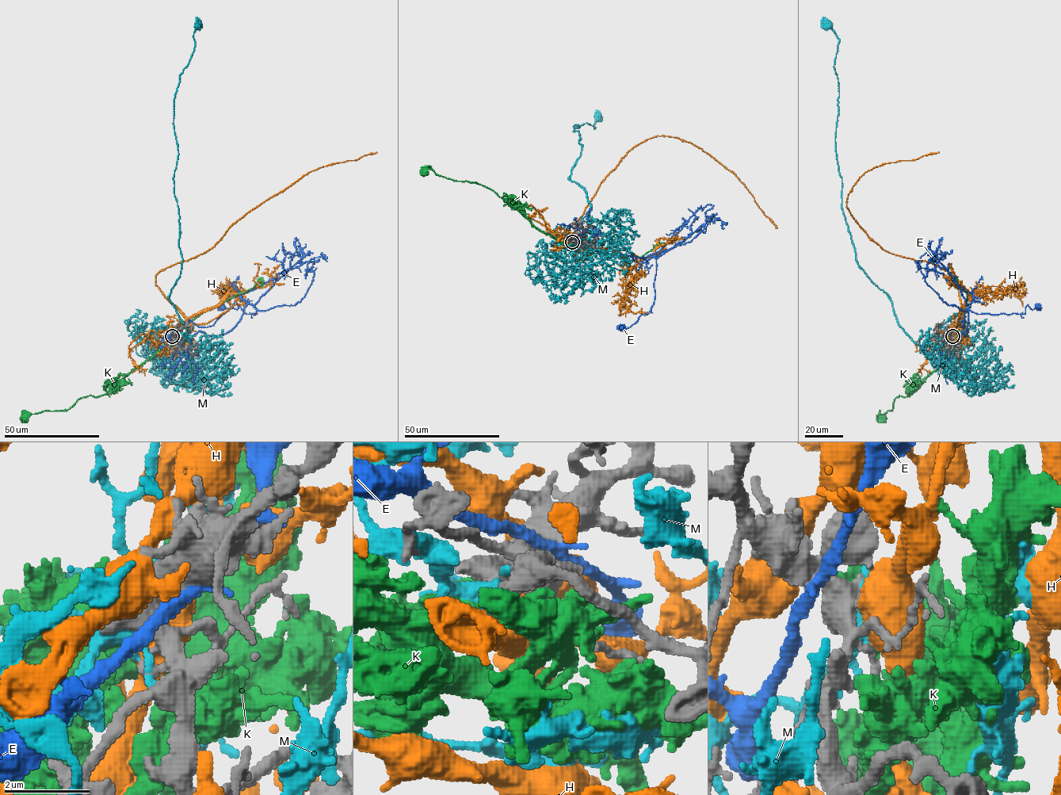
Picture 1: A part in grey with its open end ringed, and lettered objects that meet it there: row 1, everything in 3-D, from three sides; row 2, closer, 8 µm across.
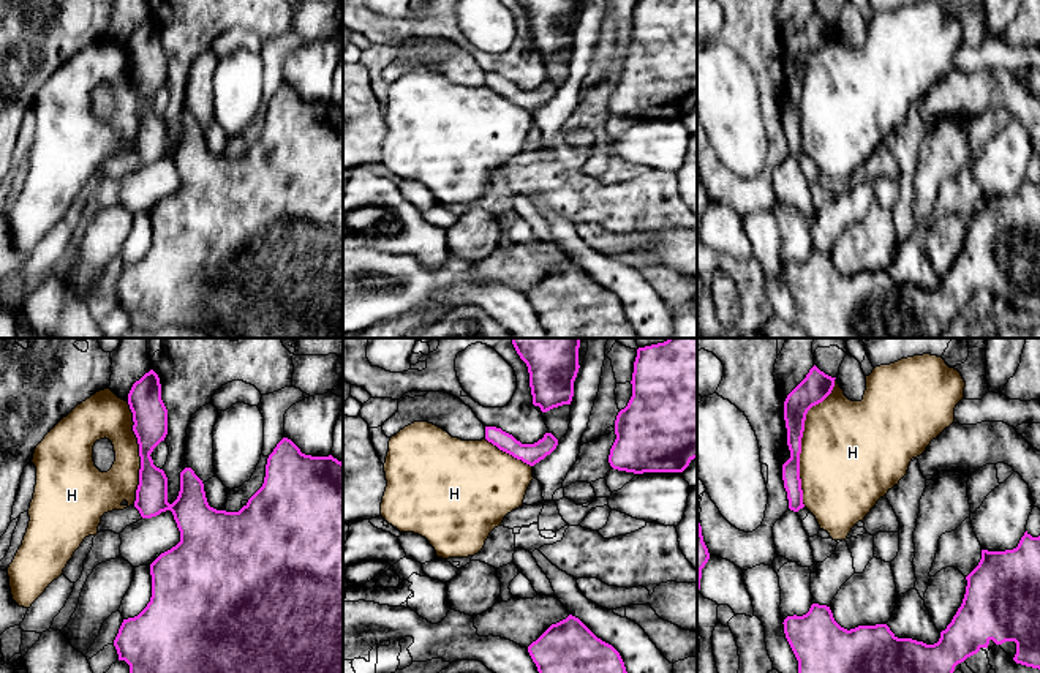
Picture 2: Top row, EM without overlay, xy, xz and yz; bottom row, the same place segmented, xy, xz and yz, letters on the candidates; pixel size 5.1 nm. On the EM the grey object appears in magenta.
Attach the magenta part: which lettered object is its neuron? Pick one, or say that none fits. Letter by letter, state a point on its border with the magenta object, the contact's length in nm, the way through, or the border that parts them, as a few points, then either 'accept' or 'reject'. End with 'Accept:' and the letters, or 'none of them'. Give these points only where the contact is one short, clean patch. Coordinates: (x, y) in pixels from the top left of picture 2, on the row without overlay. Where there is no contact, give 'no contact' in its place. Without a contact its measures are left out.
E: no contact; reject
H: contact yz (800, 87); length 700 nm; reject
K: no contact; reject
M: no contact; reject
Accept: none of them

